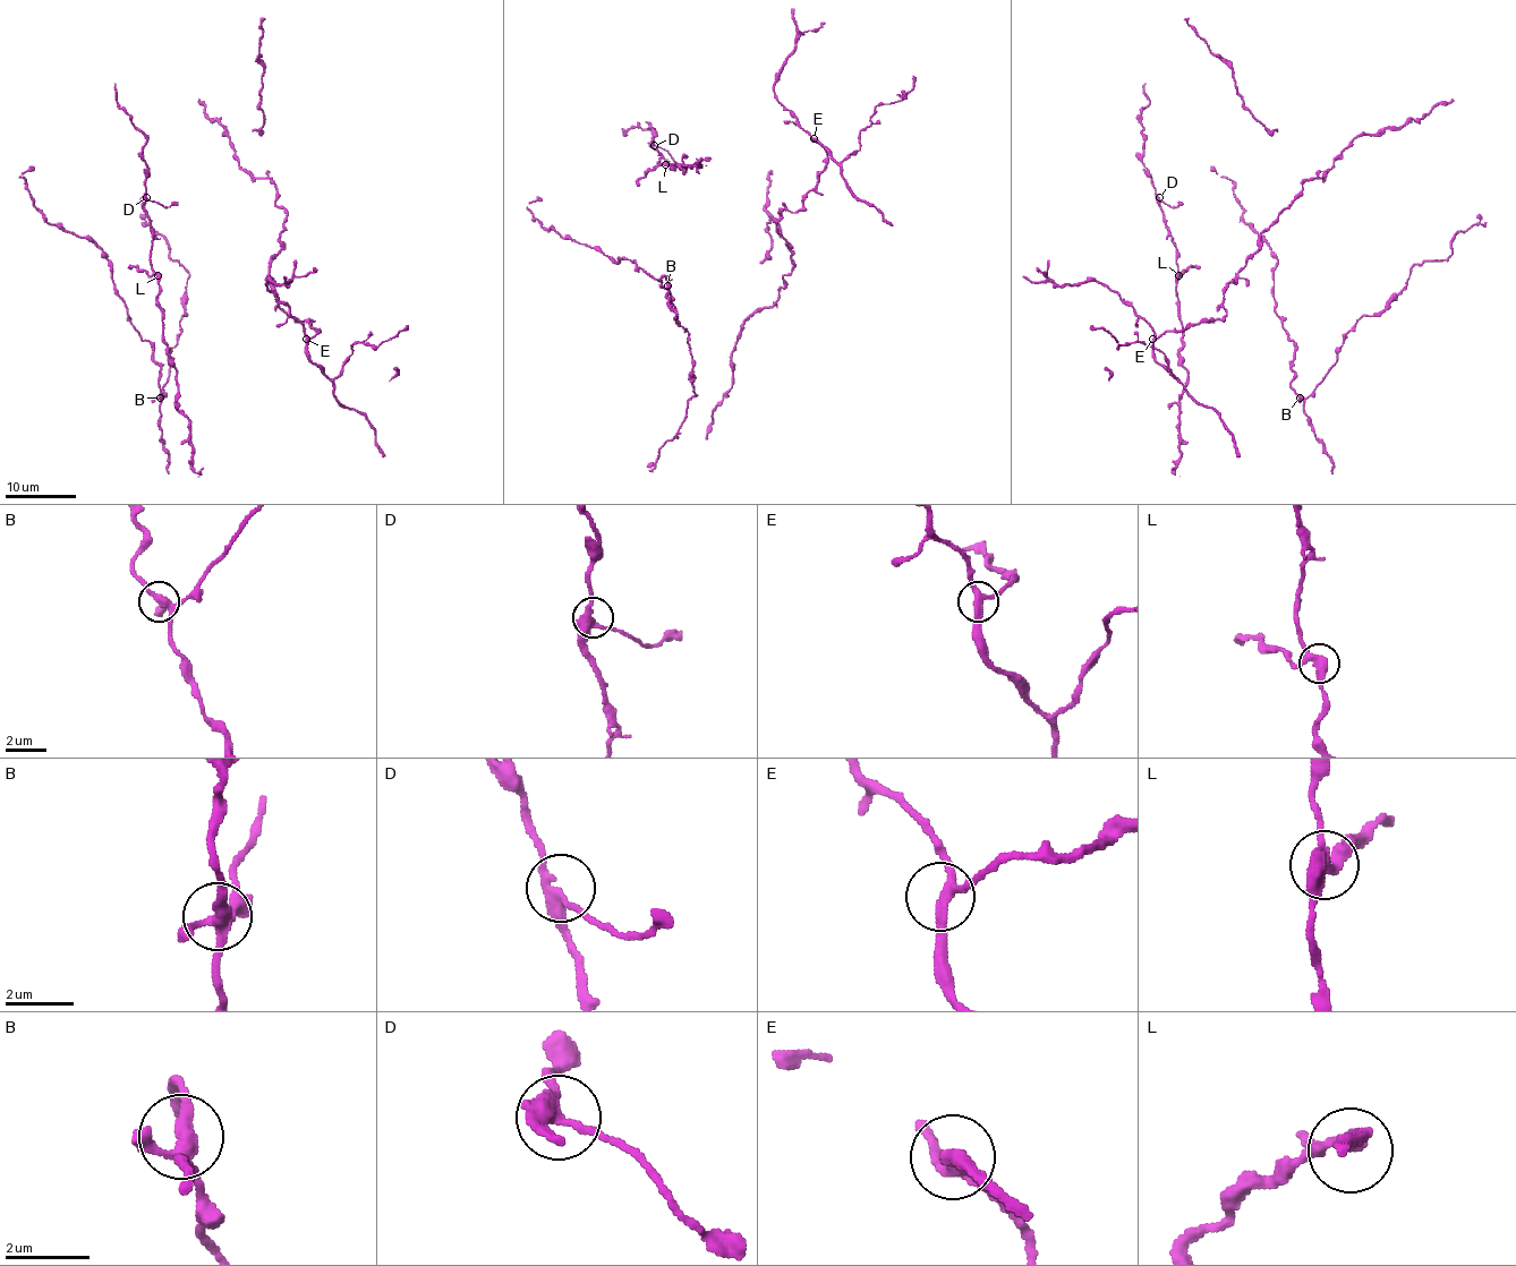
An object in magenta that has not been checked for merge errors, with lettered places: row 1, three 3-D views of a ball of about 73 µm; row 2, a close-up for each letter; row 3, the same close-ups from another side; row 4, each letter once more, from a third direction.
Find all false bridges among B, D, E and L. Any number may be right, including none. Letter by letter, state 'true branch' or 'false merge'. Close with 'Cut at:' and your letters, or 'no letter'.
B: true branch
D: true branch
E: true branch
L: true branch
Cut at: no letter

